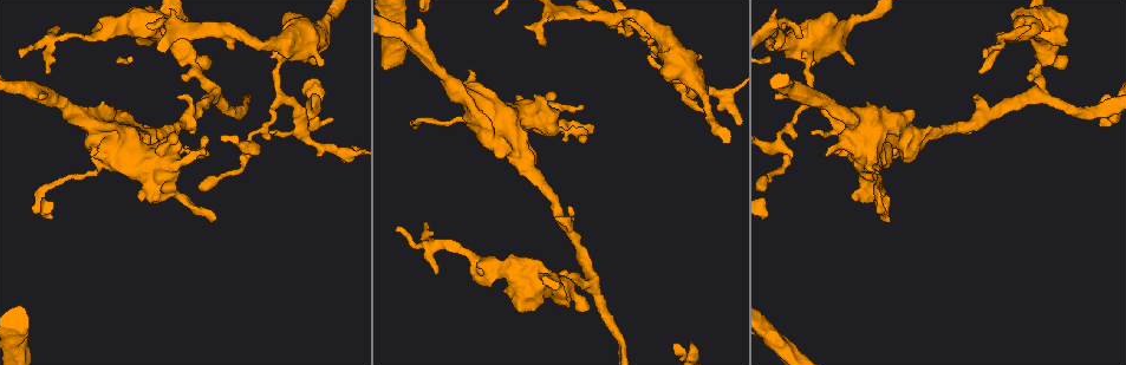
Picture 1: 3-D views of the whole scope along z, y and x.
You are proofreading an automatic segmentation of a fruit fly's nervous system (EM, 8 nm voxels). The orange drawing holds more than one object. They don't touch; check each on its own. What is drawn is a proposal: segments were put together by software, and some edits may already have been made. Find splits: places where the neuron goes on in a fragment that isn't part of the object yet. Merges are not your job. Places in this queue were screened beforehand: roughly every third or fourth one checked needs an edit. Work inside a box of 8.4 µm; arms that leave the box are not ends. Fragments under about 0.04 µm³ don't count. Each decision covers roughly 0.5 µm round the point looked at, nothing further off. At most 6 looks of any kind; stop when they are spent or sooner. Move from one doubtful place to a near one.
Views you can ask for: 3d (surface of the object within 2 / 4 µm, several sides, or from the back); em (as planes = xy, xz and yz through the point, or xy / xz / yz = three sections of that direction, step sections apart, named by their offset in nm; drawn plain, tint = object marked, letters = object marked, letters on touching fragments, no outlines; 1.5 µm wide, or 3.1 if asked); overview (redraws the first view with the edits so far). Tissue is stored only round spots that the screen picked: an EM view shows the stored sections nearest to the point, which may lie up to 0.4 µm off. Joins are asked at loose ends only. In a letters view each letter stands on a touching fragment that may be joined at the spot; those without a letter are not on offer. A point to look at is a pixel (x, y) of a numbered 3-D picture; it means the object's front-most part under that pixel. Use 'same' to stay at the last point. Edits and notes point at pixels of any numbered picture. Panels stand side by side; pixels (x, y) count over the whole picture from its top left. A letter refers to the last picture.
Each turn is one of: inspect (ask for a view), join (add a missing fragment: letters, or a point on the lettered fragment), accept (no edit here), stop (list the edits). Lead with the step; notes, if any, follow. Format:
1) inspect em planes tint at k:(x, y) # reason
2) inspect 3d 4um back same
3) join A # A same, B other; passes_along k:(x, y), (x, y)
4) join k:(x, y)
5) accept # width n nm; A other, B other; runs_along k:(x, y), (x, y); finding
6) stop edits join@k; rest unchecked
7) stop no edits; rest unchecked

inspect em planes letters at 1:(879, 170) # thick end

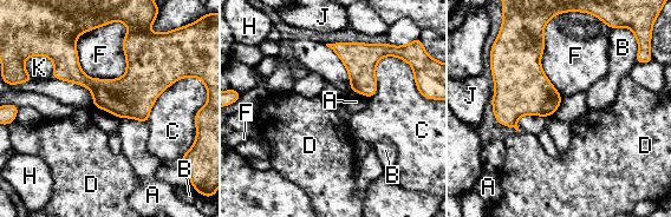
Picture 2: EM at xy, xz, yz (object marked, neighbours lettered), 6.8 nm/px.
accept # width 240 nm; A other, B other, C other, D other, F other, H other, J other, K other; border 2:(129, 28), (125, 72), (85, 76); none of them fits

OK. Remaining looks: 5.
inspect em xy step 4 plain at 1:(45, 73) # branch stops here

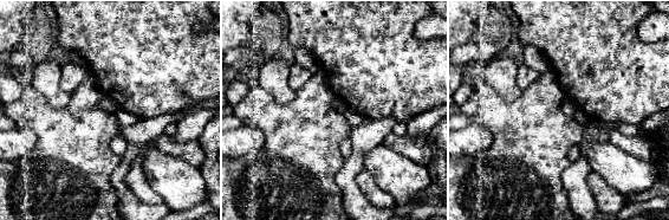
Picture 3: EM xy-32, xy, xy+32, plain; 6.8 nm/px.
inspect em xy step 4 letters same

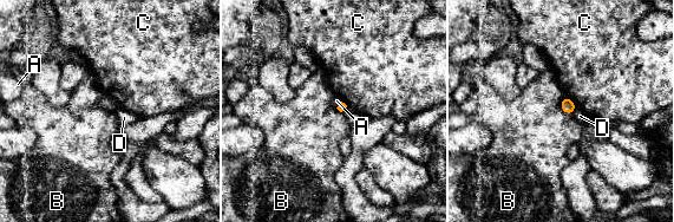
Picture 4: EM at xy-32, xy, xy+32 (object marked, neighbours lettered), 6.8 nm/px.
accept # A other, B other, C other, D other; border 4:(564, 96), (561, 109), (571, 115); none of them fits

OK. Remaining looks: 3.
inspect em planes letters at 1:(698, 58) # branch stops here

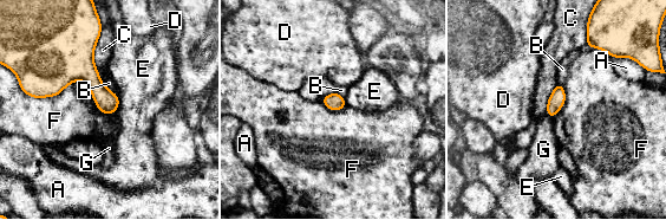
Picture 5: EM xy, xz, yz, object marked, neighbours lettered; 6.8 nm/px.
accept # A other, B other, C other, D other, E other, F other, G other; border 5:(72, 82), (53, 96), (25, 94); none of them fits

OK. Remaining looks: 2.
stop no edits; rest unchecked

